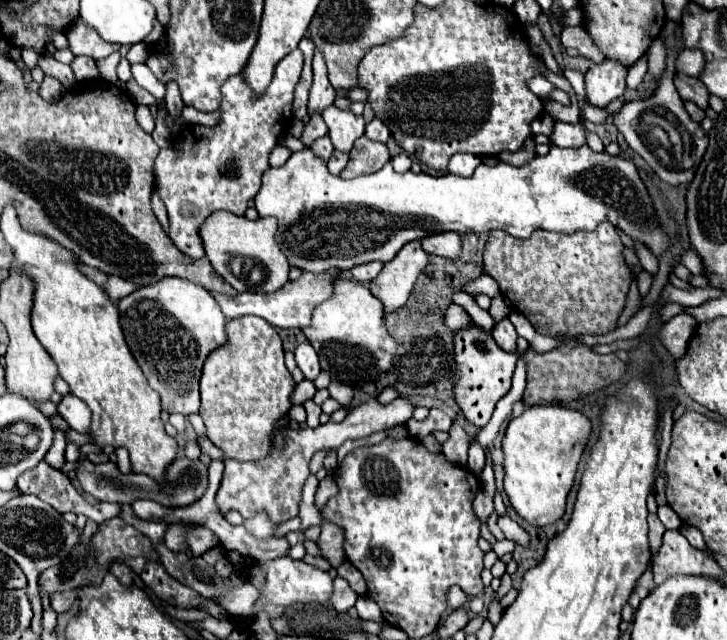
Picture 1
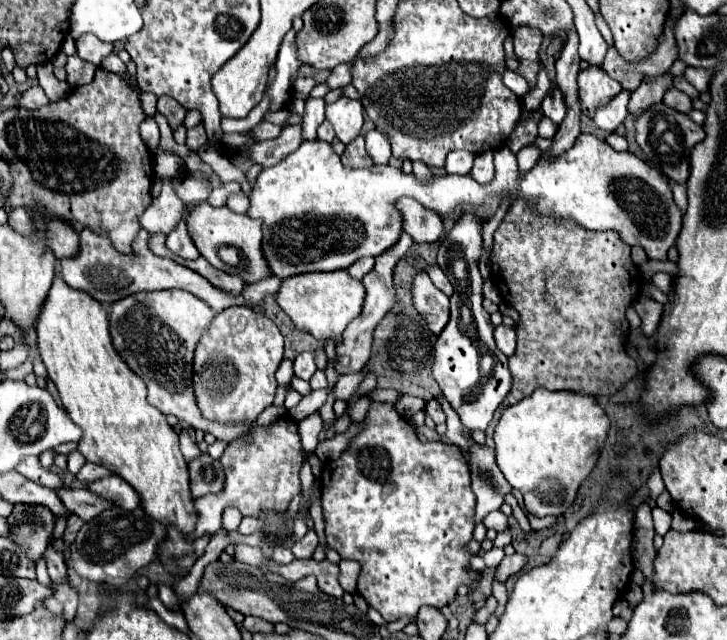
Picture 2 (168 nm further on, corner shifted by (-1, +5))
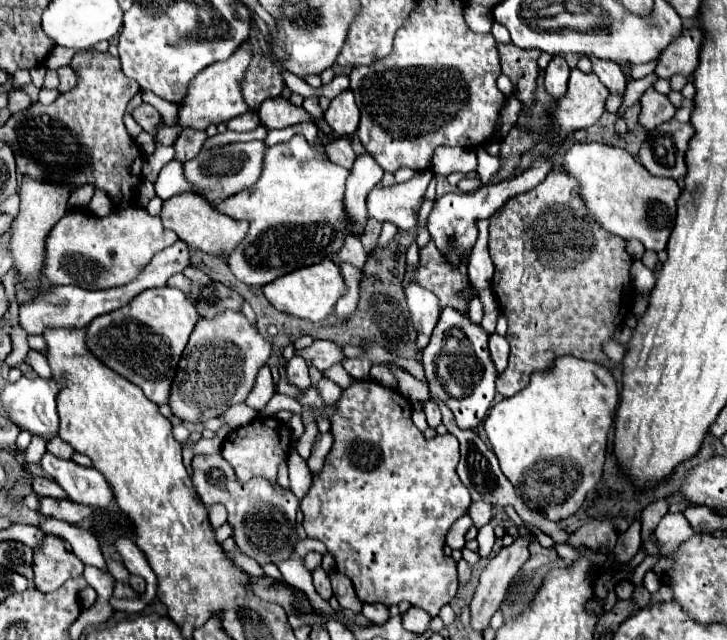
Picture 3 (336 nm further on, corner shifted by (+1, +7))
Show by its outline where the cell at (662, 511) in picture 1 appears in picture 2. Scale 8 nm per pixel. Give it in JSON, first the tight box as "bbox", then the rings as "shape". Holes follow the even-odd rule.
{"bbox":[653,507,671,535],"shape":[[[653,507],[653,523],[655,523],[655,533],[665,535],[671,529],[671,515],[659,507]]]}

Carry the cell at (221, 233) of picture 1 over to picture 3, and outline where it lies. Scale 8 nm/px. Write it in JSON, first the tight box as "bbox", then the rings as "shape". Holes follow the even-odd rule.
{"bbox":[161,193,249,257],"shape":[[[181,193],[167,201],[163,201],[161,219],[167,229],[173,229],[181,241],[185,241],[189,247],[199,249],[203,253],[223,257],[229,255],[245,237],[249,229],[249,221],[237,221],[233,217],[227,217],[225,213],[215,211],[201,195],[197,193]]]}

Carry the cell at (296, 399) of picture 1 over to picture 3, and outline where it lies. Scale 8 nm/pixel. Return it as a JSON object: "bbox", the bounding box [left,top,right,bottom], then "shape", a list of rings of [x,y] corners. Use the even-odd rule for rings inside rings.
{"bbox":[247,365,275,411],"shape":[[[265,365],[259,375],[257,375],[257,381],[255,381],[255,387],[253,387],[253,393],[247,397],[247,405],[253,407],[255,411],[263,411],[263,407],[269,403],[269,399],[275,395],[275,383],[273,383],[273,377],[271,377],[271,371],[269,367]]]}

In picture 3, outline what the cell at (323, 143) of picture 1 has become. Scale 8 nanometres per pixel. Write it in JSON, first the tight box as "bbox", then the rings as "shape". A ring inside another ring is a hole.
{"bbox":[303,97,323,121],"shape":[[[309,97],[309,99],[305,99],[303,107],[305,107],[305,111],[307,111],[313,119],[323,121],[323,109],[319,107],[319,99],[317,99],[317,97]]]}

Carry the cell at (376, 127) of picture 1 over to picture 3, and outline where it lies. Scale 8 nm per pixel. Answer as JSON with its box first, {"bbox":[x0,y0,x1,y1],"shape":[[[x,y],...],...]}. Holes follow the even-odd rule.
{"bbox":[345,153,383,235],"shape":[[[363,153],[357,157],[353,171],[347,179],[345,189],[345,207],[349,211],[349,217],[353,221],[353,233],[361,235],[365,221],[367,221],[367,193],[383,179],[383,169],[377,165],[375,157],[371,153]]]}

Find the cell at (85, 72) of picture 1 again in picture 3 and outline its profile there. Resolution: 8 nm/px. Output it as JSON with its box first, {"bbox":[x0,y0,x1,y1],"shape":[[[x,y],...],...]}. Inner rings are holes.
{"bbox":[57,65,79,93],"shape":[[[69,65],[57,69],[57,73],[59,73],[59,81],[61,81],[61,83],[59,83],[59,91],[61,91],[61,93],[71,91],[71,89],[77,85],[77,81],[79,81],[77,73],[75,73]]]}

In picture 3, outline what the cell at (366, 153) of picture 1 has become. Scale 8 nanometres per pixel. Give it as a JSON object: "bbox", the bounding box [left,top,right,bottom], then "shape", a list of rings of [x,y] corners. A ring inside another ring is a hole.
{"bbox":[327,139,355,169],"shape":[[[337,139],[333,143],[327,145],[327,153],[329,153],[329,159],[335,163],[335,165],[341,165],[345,169],[351,169],[353,167],[353,161],[355,161],[355,151],[353,151],[353,145],[349,139]]]}

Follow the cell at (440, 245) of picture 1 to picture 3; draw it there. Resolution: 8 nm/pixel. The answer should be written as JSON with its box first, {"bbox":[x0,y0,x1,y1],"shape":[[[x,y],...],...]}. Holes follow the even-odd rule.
{"bbox":[367,171,431,231],"shape":[[[419,171],[411,181],[387,189],[373,189],[367,195],[369,215],[373,215],[377,221],[389,221],[405,231],[415,229],[419,221],[417,213],[431,177],[431,171]]]}

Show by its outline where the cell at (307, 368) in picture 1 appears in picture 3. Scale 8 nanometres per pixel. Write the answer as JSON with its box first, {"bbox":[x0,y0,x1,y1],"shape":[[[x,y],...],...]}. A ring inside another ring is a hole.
{"bbox":[287,355,309,393],"shape":[[[295,355],[289,361],[289,365],[287,365],[287,377],[289,377],[291,383],[295,383],[301,389],[301,393],[309,387],[309,367],[307,367],[307,363],[305,363],[303,357]]]}

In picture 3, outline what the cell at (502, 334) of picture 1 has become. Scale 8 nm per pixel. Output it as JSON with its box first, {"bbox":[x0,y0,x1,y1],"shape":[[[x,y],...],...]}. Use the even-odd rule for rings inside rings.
{"bbox":[489,333,509,373],"shape":[[[493,333],[489,337],[489,351],[491,351],[491,359],[493,359],[497,371],[503,373],[503,369],[507,367],[507,357],[509,357],[509,341],[507,341],[507,337],[503,337],[499,333]]]}

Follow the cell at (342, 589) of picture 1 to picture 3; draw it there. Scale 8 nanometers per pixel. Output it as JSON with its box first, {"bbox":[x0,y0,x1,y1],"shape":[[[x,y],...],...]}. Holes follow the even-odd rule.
{"bbox":[313,567,333,599],"shape":[[[317,567],[313,571],[313,585],[317,589],[317,593],[323,597],[323,599],[331,599],[333,597],[333,589],[331,589],[331,581],[329,581],[329,575],[325,573],[323,567]]]}

